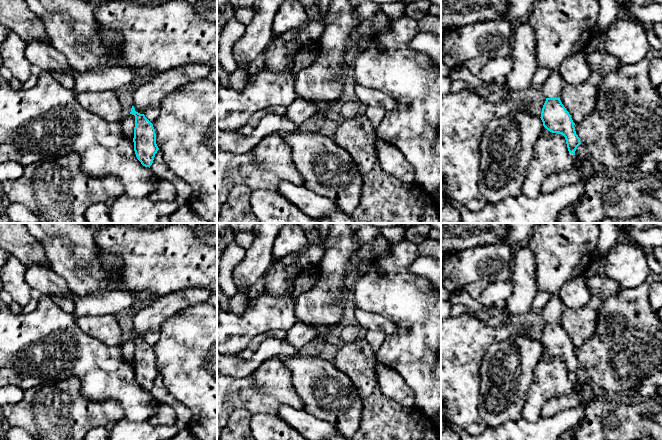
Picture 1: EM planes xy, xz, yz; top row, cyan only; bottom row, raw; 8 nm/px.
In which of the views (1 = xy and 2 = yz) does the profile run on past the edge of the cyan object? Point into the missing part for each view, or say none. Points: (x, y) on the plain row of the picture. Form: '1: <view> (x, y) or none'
1: none
2: yz (552, 312)

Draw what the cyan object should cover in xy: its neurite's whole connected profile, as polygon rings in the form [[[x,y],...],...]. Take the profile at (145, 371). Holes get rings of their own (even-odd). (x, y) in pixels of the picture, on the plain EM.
[[[132,330],[130,338],[135,340],[133,366],[136,381],[143,390],[150,392],[155,378],[159,374],[156,368],[155,353],[144,338],[135,335],[134,330]]]

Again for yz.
[[[552,294],[546,304],[542,315],[546,321],[541,336],[543,350],[552,357],[559,357],[565,361],[569,377],[575,379],[577,371],[581,368],[575,355],[575,347],[560,324],[564,309],[563,302],[558,294]]]

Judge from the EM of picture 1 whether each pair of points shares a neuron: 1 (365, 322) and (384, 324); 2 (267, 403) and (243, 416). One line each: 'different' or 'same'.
1: same
2: different

